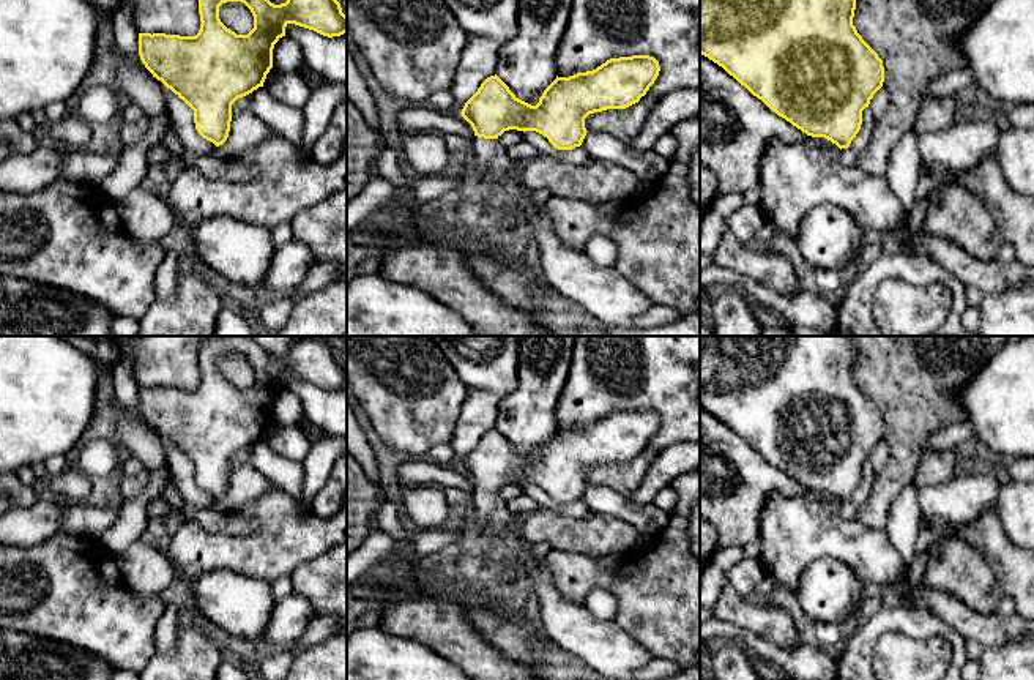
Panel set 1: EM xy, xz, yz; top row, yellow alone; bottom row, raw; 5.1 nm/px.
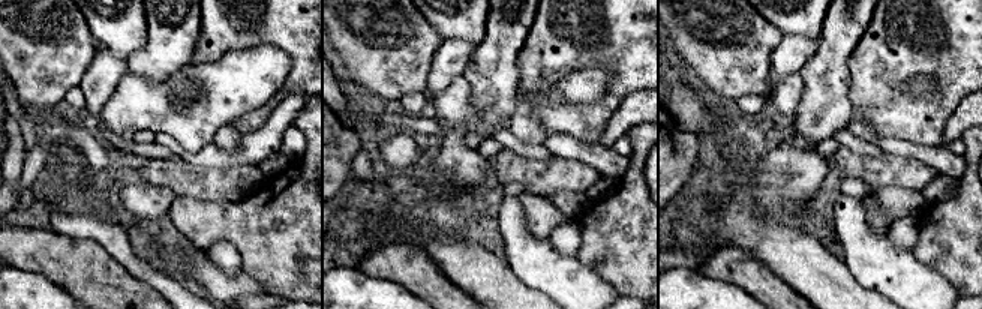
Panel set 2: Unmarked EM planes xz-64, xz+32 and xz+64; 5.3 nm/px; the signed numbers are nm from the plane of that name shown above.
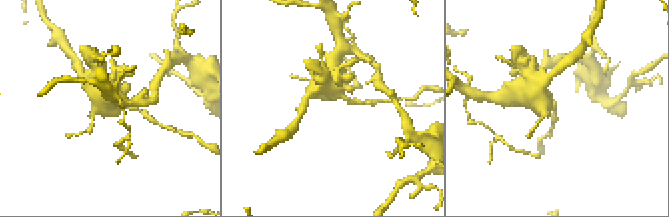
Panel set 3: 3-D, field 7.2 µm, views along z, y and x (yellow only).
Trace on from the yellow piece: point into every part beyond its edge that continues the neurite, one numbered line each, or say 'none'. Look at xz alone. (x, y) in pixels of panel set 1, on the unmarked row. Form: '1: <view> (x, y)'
1: xz (489, 508)

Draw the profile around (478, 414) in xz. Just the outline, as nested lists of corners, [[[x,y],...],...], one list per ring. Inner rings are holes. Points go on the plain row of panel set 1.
[[[471,391],[460,407],[451,445],[456,454],[456,465],[460,467],[465,456],[478,445],[481,437],[497,428],[497,417],[501,402],[500,394]]]

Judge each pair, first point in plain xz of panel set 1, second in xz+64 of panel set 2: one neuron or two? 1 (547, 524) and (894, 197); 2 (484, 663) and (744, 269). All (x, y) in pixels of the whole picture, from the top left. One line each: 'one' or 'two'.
1: two
2: one

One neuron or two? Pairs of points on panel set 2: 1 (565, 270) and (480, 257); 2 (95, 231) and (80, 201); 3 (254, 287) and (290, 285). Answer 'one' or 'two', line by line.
1: two
2: two
3: two

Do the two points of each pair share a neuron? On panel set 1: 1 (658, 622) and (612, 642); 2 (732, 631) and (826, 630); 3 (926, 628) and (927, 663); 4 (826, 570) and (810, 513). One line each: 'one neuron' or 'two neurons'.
1: two neurons
2: two neurons
3: two neurons
4: two neurons

